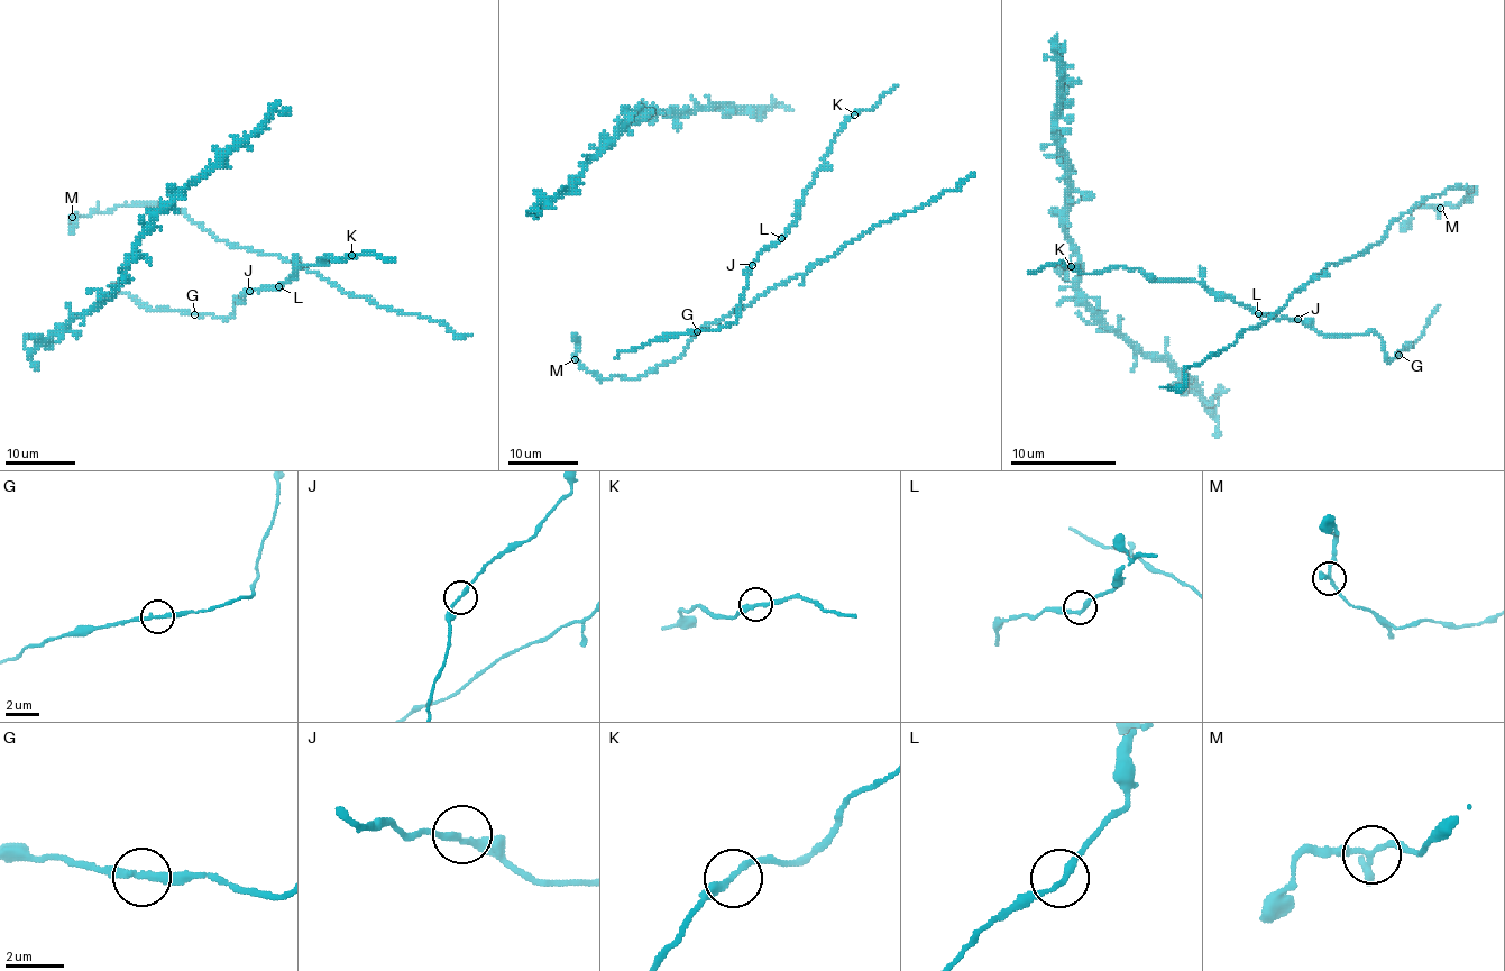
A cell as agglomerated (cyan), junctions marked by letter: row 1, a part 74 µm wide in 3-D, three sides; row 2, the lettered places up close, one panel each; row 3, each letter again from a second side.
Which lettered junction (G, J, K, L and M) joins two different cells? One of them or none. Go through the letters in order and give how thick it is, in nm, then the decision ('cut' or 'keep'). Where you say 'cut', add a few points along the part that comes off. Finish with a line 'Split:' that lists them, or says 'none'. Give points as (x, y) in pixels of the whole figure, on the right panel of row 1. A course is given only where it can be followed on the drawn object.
G: 240 nm thick; keep
J: 200 nm thick; keep
K: 260 nm thick; keep
L: 240 nm thick; keep
M: 280 nm thick; keep
Split: none

